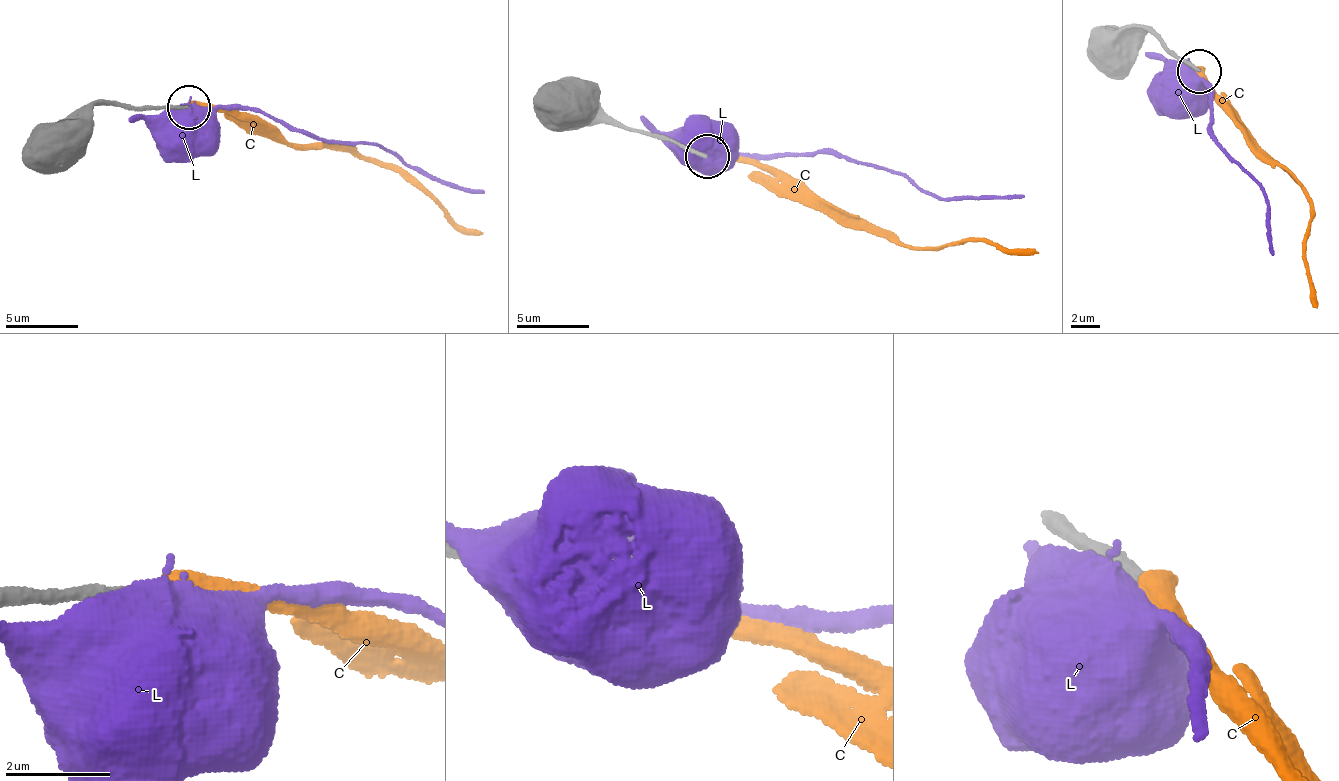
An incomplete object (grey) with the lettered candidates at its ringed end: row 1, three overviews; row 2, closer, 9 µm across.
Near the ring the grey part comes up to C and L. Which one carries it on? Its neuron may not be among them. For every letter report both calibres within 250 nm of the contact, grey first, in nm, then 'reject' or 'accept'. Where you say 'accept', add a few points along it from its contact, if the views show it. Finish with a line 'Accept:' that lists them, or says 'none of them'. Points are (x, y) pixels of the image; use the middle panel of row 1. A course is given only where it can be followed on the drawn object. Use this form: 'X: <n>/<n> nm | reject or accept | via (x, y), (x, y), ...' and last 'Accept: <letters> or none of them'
C: 280/480 nm | reject
L: 400/850 nm | reject
Accept: none of them

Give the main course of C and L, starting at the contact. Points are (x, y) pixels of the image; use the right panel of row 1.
C: (1200, 68), (1217, 103), (1310, 197), (1315, 216), (1304, 243), (1317, 308)
L: (1191, 69), (1193, 72), (1179, 82), (1178, 90)

